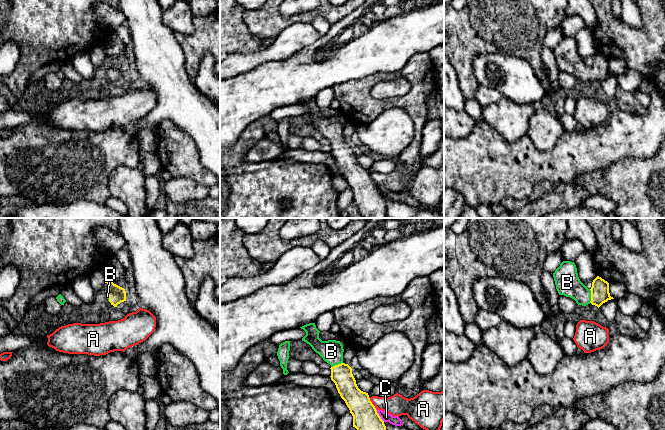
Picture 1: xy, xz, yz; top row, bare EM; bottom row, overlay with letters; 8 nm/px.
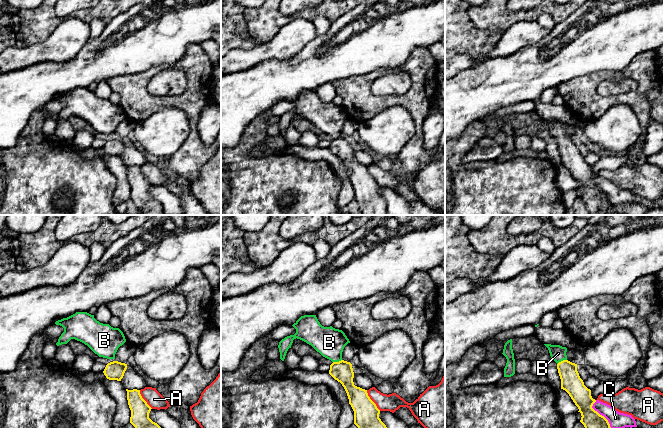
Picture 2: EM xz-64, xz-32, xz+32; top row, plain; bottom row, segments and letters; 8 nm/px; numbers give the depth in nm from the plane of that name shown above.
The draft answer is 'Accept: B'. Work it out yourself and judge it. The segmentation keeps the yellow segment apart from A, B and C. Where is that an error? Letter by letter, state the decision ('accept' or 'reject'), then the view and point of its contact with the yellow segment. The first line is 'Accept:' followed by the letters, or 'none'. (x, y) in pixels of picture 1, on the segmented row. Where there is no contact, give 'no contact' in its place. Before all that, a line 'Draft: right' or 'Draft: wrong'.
Draft: right
Accept: B
A: reject; meets yellow in xz at (371, 403)
B: accept; meets yellow in yz at (591, 296)
C: reject; meets yellow in xz at (378, 415)

